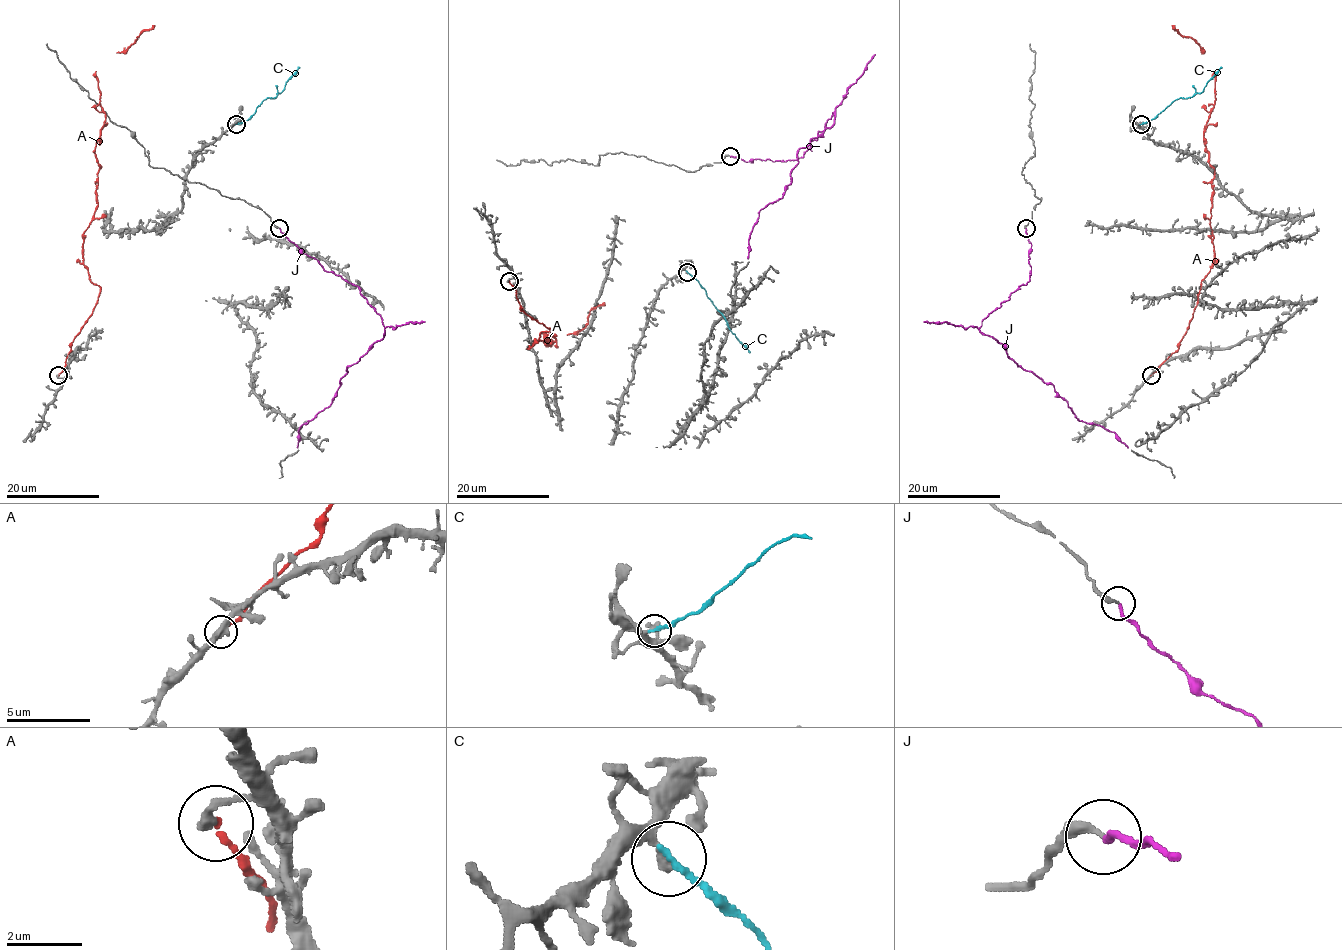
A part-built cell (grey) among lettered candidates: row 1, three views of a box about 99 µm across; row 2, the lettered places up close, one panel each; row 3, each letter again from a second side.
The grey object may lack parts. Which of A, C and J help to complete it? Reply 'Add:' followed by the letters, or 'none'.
Add: J

